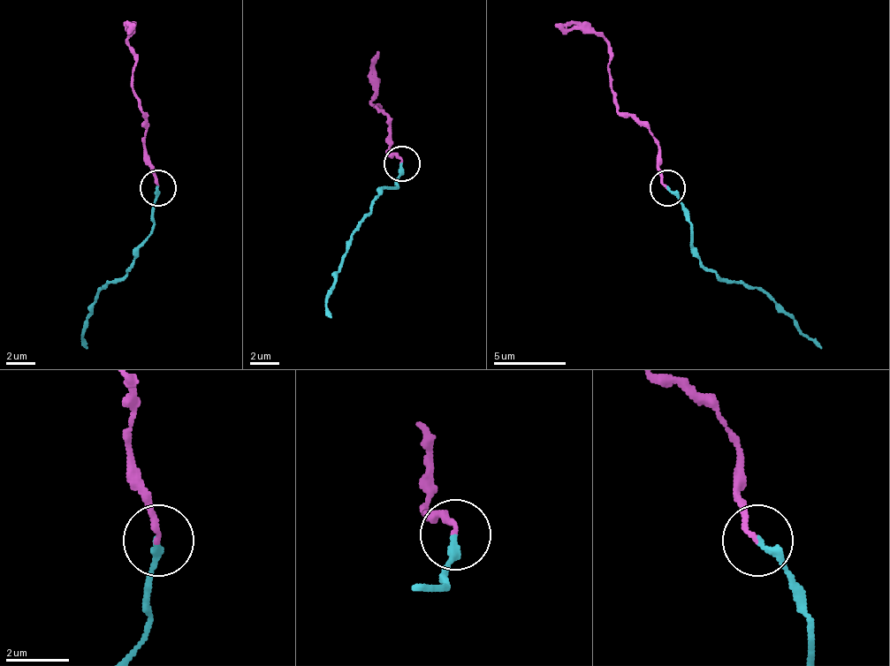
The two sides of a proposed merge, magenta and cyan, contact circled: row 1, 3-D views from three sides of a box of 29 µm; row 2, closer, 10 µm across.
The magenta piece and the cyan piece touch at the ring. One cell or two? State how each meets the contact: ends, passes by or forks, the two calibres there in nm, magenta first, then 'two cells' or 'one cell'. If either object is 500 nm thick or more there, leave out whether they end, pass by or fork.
magenta ends there; cyan ends there; 160 nm thick on the magenta side, 240 nm on the other; one cell

